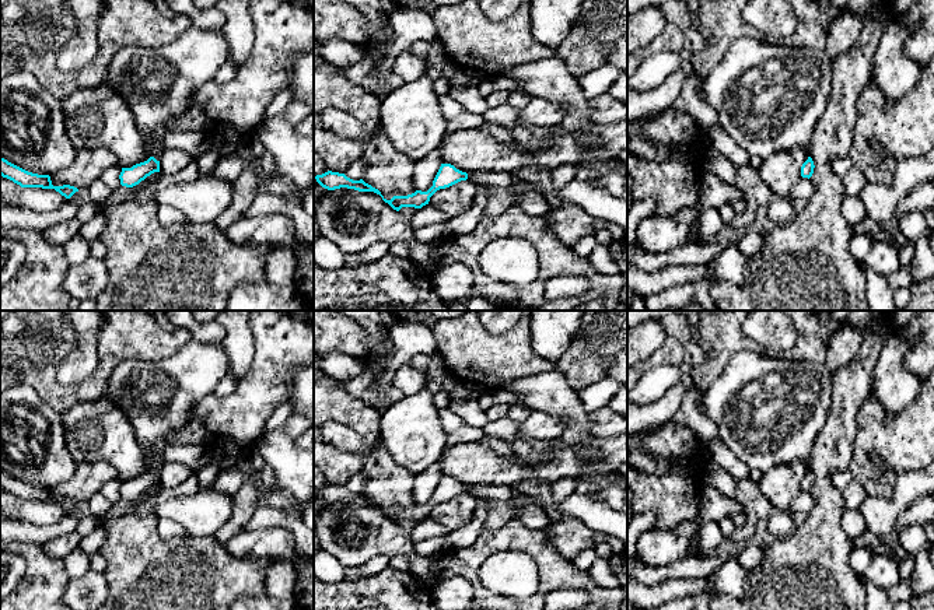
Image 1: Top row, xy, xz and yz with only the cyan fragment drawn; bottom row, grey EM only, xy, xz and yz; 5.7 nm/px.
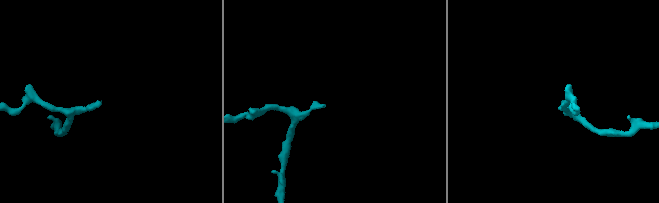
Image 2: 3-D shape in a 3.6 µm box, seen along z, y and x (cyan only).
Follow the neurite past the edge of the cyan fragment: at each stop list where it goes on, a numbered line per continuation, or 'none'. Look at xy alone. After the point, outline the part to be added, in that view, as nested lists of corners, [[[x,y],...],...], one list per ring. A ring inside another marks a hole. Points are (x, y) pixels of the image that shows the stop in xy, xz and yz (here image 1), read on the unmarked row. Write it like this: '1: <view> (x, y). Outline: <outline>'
1: xy (156, 398). Outline: [[[190,340],[165,360],[120,362],[109,374],[102,397],[111,399],[125,413],[137,442],[151,455],[151,469],[160,474],[165,464],[168,435],[188,424],[190,410],[199,400],[213,395],[227,374],[228,358],[221,343],[202,344]]]

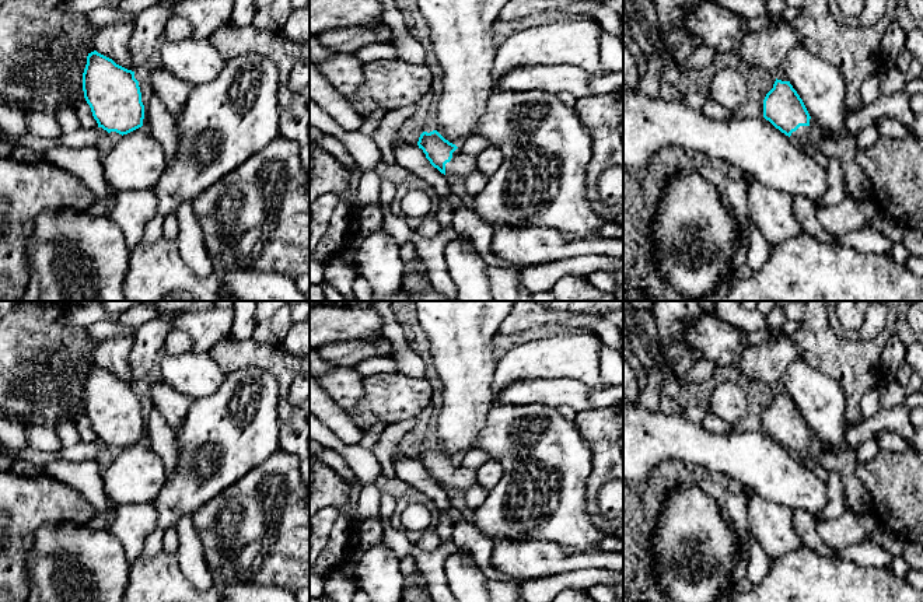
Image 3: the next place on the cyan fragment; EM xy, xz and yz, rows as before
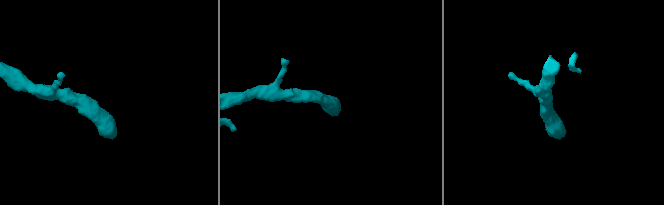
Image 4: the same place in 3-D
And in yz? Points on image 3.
1: yz (801, 450). Outline: [[[800,440],[790,451],[794,456],[800,458],[798,461],[805,469],[814,472],[821,480],[826,482],[829,473],[817,465],[815,456],[810,452],[810,440]]]

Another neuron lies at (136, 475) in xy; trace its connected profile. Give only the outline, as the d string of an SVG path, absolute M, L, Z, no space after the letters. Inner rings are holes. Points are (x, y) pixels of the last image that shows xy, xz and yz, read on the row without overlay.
M144 440L123 448L102 473L105 496L119 507L153 503L165 480L161 458Z

